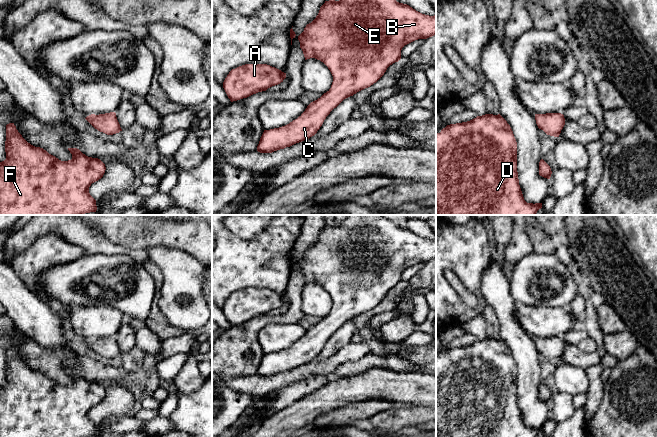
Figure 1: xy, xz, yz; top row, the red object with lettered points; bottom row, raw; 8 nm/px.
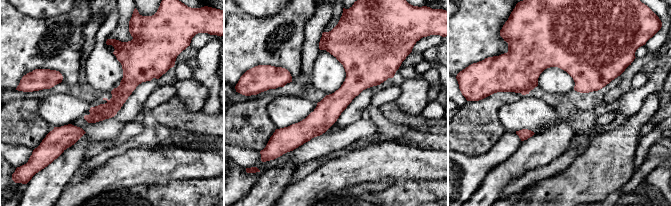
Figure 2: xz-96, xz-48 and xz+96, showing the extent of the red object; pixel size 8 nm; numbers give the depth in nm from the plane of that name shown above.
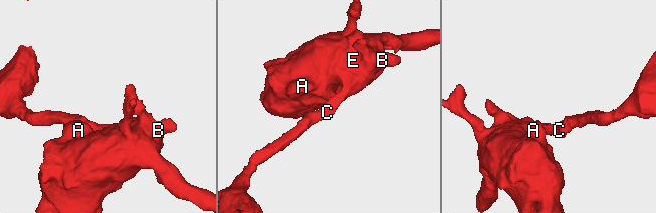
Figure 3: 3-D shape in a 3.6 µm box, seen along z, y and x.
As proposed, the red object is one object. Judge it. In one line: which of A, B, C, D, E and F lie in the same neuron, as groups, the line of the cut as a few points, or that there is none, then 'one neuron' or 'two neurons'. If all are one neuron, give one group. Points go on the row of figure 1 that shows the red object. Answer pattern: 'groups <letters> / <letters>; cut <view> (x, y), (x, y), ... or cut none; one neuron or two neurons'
groups A B C D E F; cut none; one neuron

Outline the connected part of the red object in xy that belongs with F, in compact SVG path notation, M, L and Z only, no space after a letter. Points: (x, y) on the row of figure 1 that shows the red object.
M14 123L6 125L5 152L6 159L0 162L0 215L83 215L85 213L96 212L96 200L90 195L89 187L92 183L101 179L105 173L105 164L98 158L88 157L77 148L68 148L72 154L72 159L61 161L55 156L49 154L40 147L35 147L28 143L16 129Z

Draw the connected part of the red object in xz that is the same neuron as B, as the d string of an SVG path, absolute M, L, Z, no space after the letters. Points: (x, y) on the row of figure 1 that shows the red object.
M396 0L325 1L298 40L305 60L315 58L328 67L333 76L331 88L311 102L297 119L285 126L264 130L257 151L272 153L314 136L330 112L344 99L376 83L390 65L398 62L405 45L434 35L436 15L422 14Z

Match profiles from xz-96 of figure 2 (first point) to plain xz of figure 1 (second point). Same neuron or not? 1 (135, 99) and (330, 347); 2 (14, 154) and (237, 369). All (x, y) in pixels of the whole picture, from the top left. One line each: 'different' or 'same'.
1: same
2: different

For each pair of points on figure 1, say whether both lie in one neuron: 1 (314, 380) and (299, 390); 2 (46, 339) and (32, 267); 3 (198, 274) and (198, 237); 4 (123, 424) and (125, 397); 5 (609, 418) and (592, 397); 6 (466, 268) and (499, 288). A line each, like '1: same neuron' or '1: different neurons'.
1: same neuron
2: different neurons
3: different neurons
4: different neurons
5: different neurons
6: different neurons

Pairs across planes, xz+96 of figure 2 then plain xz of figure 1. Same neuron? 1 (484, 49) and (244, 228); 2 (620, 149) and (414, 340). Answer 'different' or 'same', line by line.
1: different
2: different

